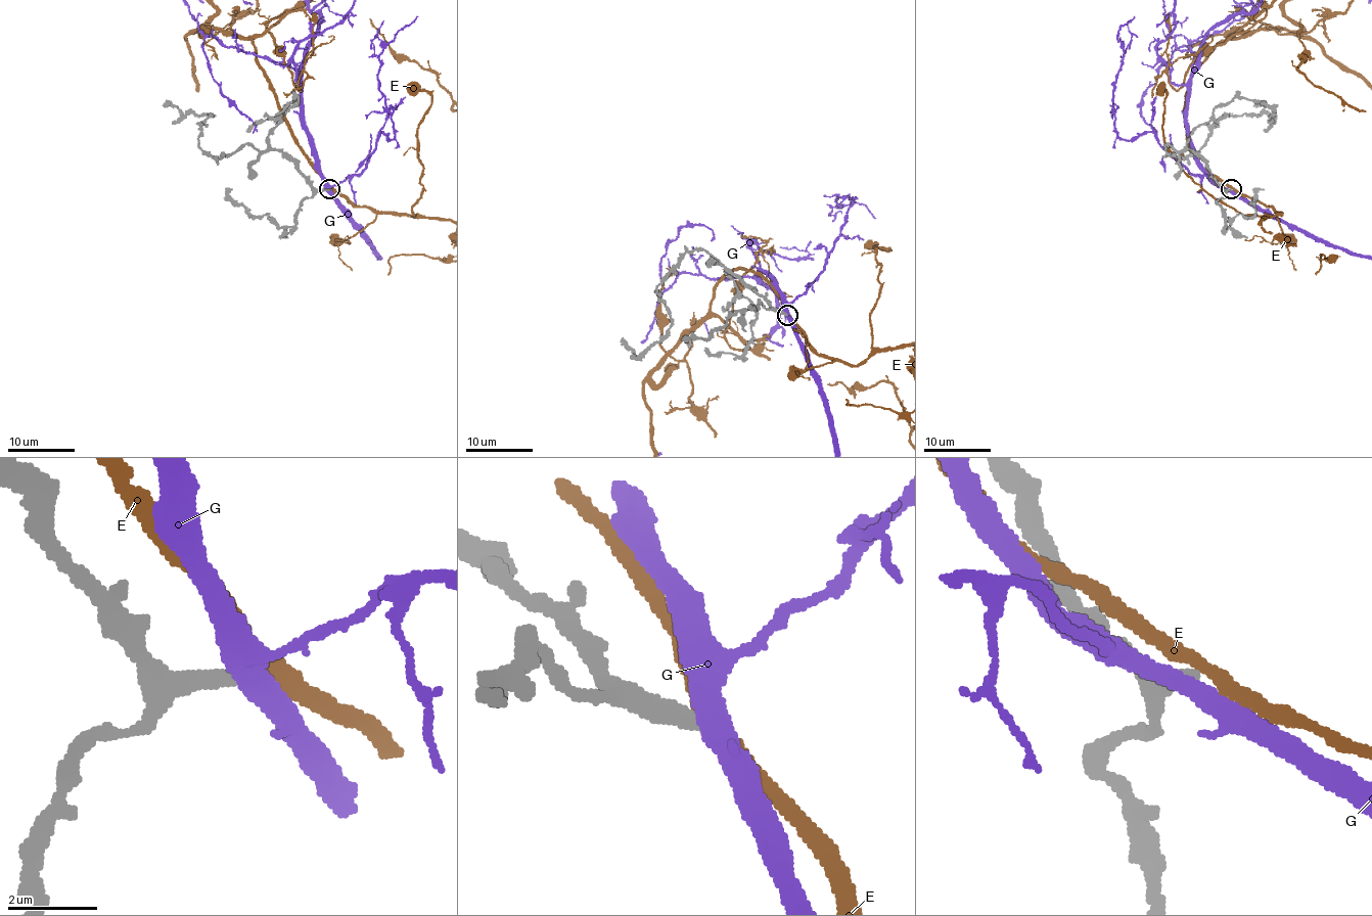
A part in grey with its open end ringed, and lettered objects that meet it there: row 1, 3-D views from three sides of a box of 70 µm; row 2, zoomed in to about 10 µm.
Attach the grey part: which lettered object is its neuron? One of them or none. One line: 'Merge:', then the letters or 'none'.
Merge: none

